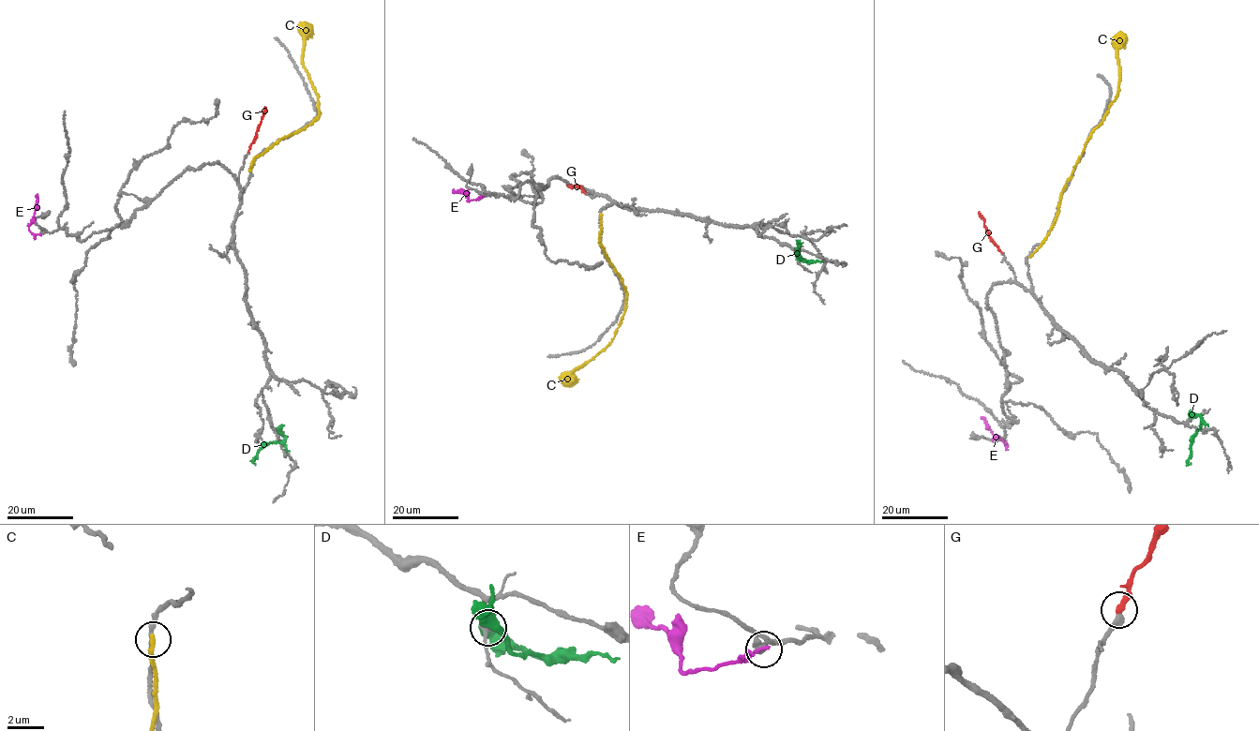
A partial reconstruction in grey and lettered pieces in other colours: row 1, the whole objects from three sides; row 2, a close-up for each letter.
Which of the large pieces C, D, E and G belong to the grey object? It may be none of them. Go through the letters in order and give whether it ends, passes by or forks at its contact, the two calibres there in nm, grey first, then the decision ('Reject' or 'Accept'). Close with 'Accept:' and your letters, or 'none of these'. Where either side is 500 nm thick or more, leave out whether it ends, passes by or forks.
C: It ends there. Thickness 240 nm (grey) against 240 nm. Reject
D: Thickness 400 nm (grey) against 700 nm. Reject
E: It ends there. Thickness 480 nm (grey) against 180 nm. Reject
G: It ends there. Thickness 360 nm (grey) against 360 nm. Accept
Accept: G

